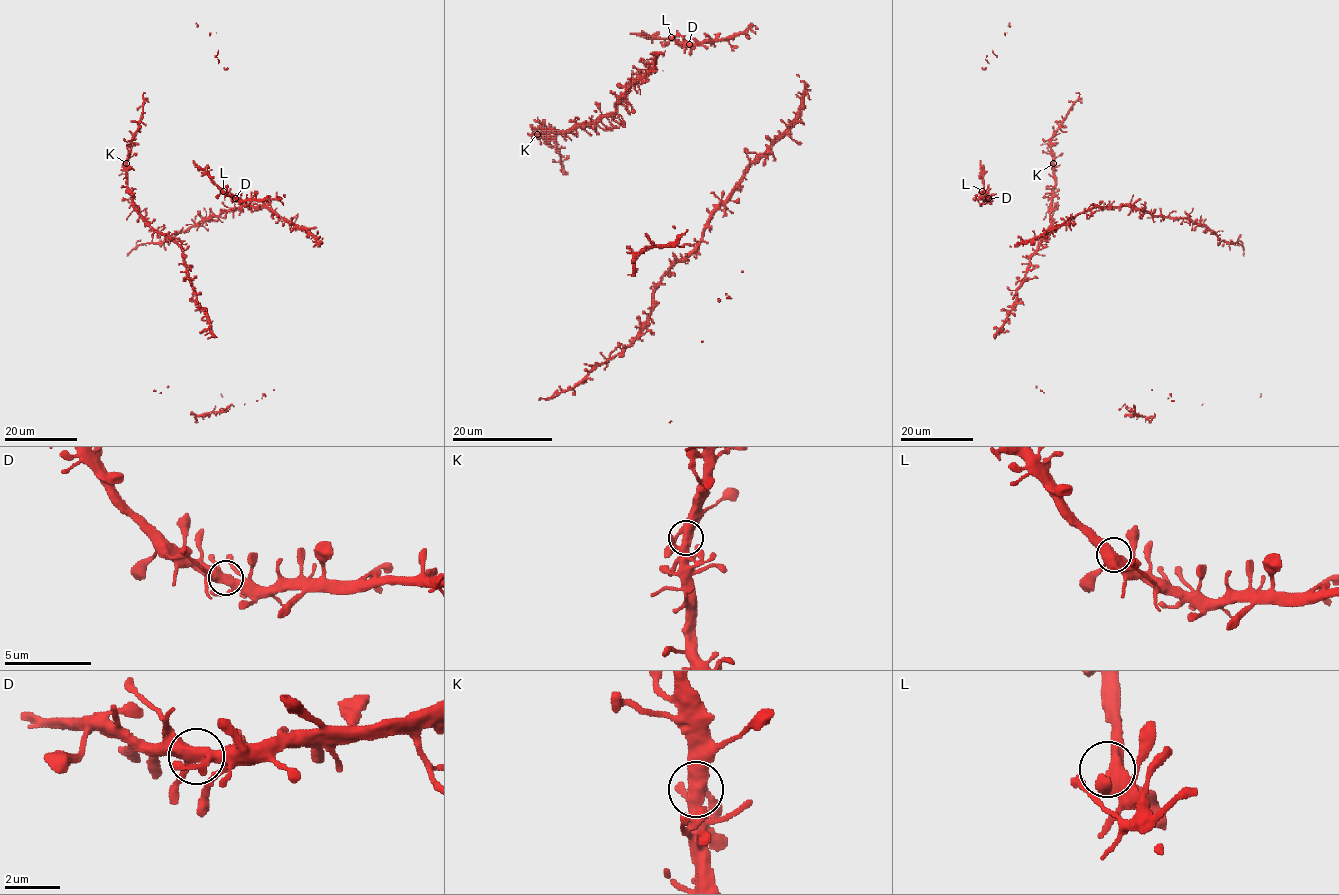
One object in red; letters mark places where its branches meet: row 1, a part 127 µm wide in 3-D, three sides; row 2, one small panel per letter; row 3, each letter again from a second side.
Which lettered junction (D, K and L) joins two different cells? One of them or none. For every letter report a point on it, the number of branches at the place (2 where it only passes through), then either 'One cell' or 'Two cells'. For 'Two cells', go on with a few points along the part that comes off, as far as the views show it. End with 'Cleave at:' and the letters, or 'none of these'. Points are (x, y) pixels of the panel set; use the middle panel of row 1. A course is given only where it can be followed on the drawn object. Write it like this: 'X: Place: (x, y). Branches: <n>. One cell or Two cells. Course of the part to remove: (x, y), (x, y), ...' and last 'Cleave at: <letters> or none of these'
D: Place: (689, 44). Branches: 4. One cell
K: Place: (537, 134). Branches: 4. One cell
L: Place: (671, 37). Branches: 4. One cell
Cleave at: none of these

